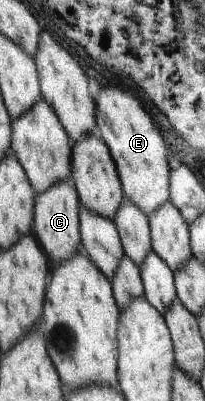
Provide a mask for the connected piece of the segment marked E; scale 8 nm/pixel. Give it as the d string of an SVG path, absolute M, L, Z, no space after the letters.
M118 87L100 88L97 103L98 137L109 148L121 179L126 197L144 213L150 215L164 207L169 199L168 167L162 137L140 103Z

